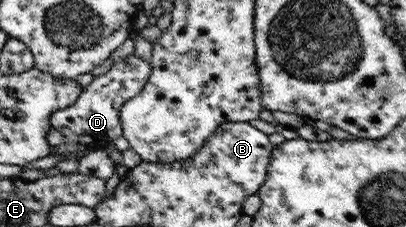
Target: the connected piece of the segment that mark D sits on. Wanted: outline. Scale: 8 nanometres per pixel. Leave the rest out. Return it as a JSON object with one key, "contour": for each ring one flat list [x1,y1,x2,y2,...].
{"contour":[[133,53,126,59,113,62,106,73,94,76,82,89,78,99,68,108,56,110,49,117,49,125,67,138,67,142,83,144,87,148,107,148,114,138,121,136,119,121,120,108,125,101,140,92,150,74,150,65,146,60,136,58]]}

